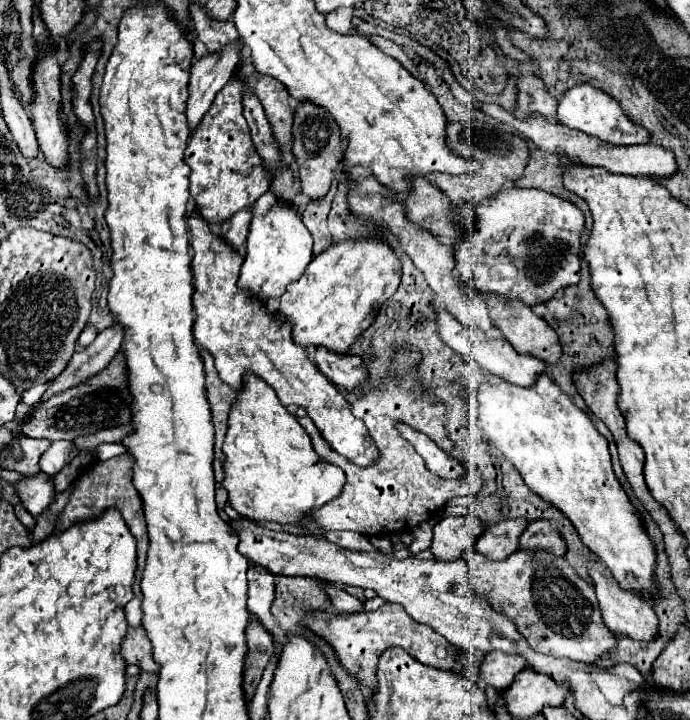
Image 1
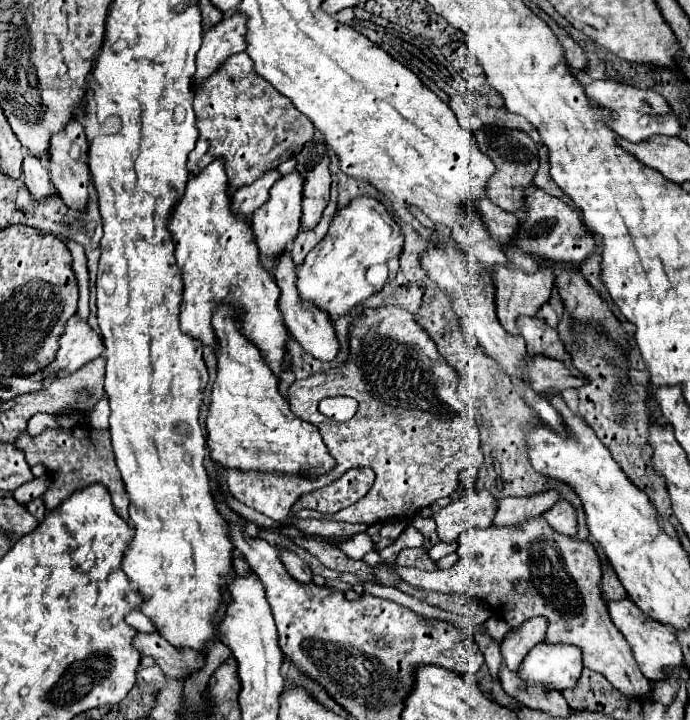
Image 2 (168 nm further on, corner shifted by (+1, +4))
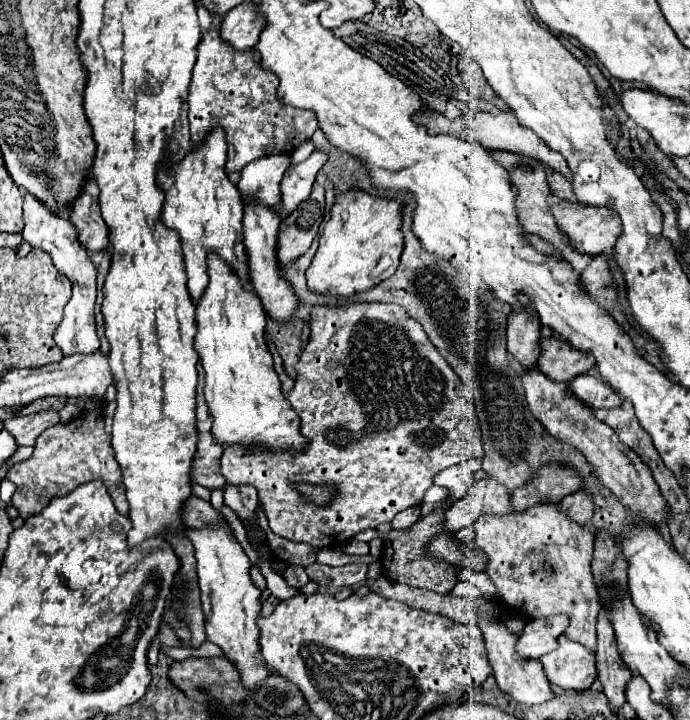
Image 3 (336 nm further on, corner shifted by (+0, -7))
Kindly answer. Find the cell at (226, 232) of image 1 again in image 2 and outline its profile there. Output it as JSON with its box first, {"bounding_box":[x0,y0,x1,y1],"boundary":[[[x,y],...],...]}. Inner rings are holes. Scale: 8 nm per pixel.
{"bounding_box":[231,169,281,217],"boundary":[[[271,169],[271,171],[263,173],[257,181],[239,187],[231,199],[233,213],[239,213],[243,217],[251,217],[251,213],[255,209],[259,209],[269,199],[269,189],[279,177],[281,177],[281,173],[277,169]]]}

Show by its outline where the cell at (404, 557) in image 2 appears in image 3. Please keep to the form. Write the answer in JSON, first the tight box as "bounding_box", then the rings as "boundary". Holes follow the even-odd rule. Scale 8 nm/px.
{"bounding_box":[372,512,456,594],"boundary":[[[434,512],[426,518],[420,518],[412,528],[406,532],[392,529],[387,534],[381,534],[376,529],[372,530],[372,539],[382,538],[384,540],[384,550],[382,550],[382,574],[390,582],[398,584],[408,584],[424,590],[432,590],[438,594],[450,594],[450,590],[456,586],[456,568],[448,566],[444,562],[430,560],[427,556],[427,545],[434,535],[444,534],[444,512]]]}

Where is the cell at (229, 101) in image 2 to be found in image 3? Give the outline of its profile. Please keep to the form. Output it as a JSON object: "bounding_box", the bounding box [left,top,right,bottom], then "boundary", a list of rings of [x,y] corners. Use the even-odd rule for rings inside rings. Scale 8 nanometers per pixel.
{"bounding_box":[188,16,318,174],"boundary":[[[214,16],[214,28],[204,34],[200,42],[198,62],[194,66],[190,94],[188,94],[188,118],[192,146],[200,146],[214,126],[228,132],[228,174],[242,172],[246,164],[270,154],[292,154],[304,144],[318,128],[316,114],[280,104],[276,96],[278,80],[272,72],[262,70],[256,64],[256,52],[238,52],[230,48],[218,36],[222,18]]]}

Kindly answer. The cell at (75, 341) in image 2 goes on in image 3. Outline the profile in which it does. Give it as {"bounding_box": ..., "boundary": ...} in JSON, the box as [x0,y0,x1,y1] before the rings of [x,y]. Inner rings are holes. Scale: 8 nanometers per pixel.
{"bounding_box":[22,192,100,356],"boundary":[[[30,192],[24,196],[24,230],[22,236],[26,242],[30,242],[34,248],[46,250],[52,256],[54,266],[72,282],[72,298],[66,304],[64,320],[60,322],[54,342],[60,346],[64,356],[70,354],[92,354],[98,350],[100,342],[96,336],[96,324],[94,324],[94,302],[96,302],[96,268],[90,262],[90,256],[86,248],[78,242],[76,228],[50,208],[42,200],[36,200]]]}

